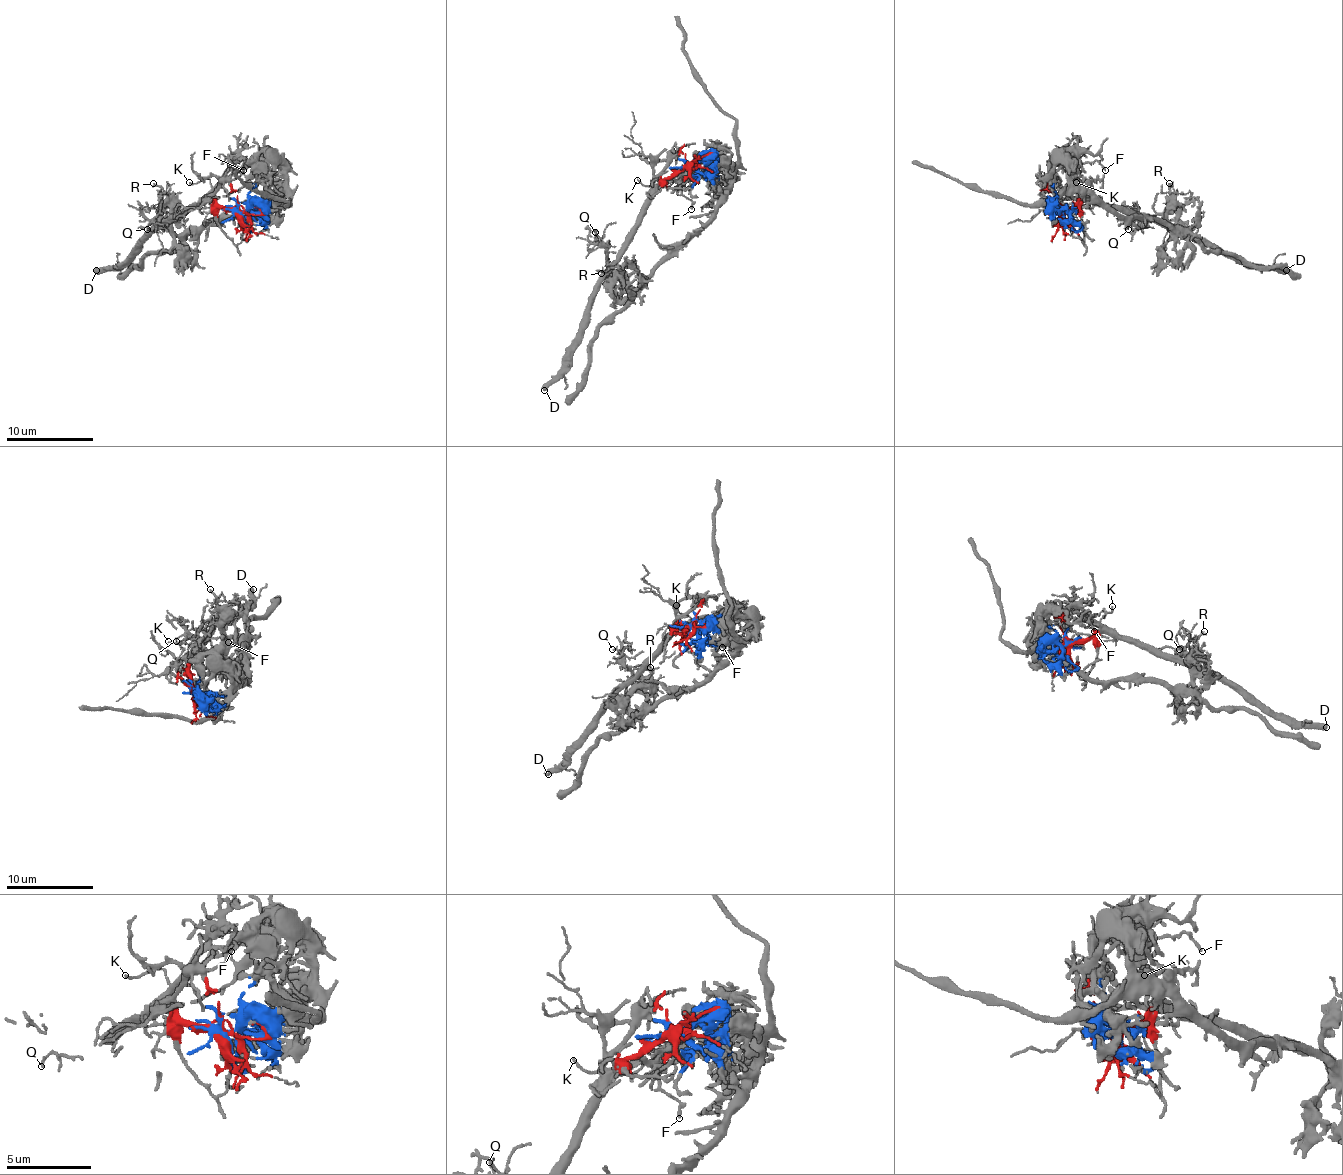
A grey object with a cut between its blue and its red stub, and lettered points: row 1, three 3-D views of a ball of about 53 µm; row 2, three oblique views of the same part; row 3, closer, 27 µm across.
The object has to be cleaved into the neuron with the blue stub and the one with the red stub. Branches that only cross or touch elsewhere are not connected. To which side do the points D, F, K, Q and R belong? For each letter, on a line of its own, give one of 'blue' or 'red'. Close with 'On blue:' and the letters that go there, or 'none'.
D: red
F: red
K: red
Q: red
R: red
On blue: none

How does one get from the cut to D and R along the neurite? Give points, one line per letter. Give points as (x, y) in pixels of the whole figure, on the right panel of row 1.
D: (1062, 212), (1084, 203), (1112, 203), (1147, 219), (1164, 219), (1175, 230), (1217, 245), (1243, 262), (1286, 271)
R: (1062, 212), (1097, 201), (1149, 216), (1153, 199), (1169, 190), (1169, 184)

